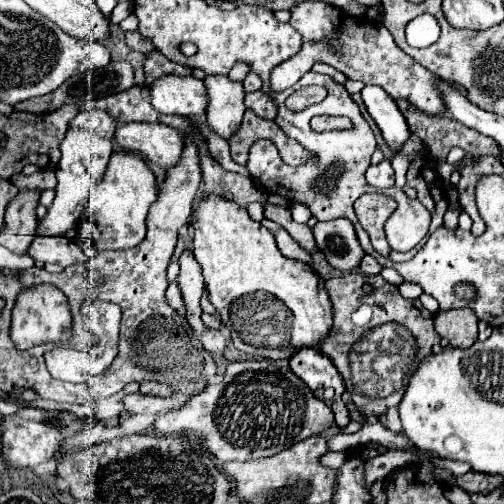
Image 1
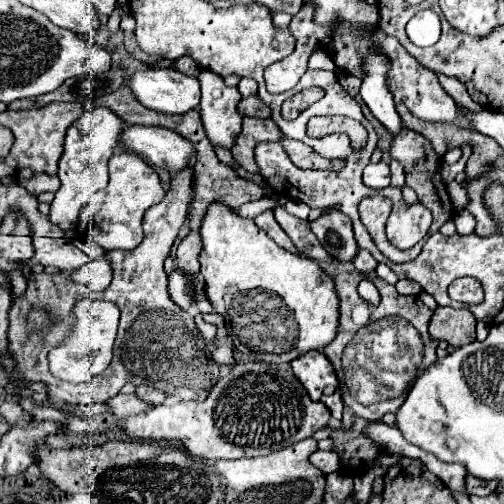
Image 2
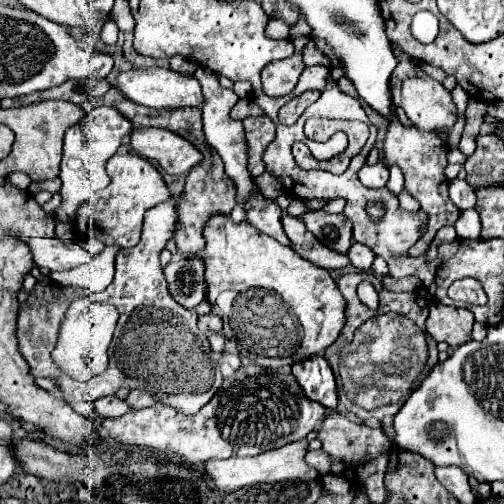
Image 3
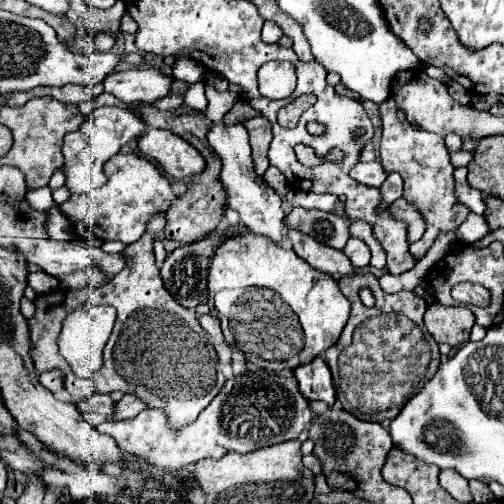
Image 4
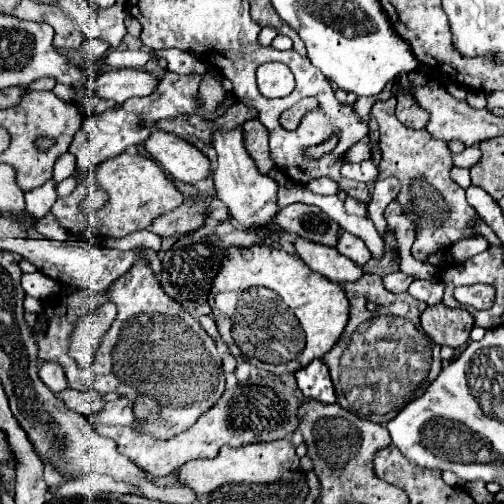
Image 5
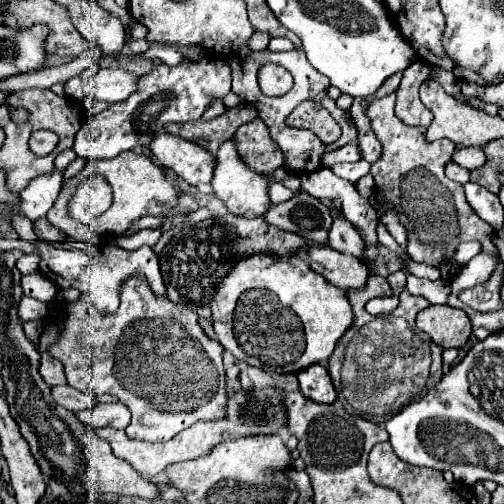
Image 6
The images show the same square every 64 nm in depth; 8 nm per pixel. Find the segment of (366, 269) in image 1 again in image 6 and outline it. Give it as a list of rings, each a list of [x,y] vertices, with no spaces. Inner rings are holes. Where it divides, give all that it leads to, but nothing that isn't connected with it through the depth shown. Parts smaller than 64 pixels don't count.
[[[344,218],[334,220],[332,230],[330,230],[330,246],[342,254],[350,254],[360,260],[362,260],[362,254],[366,248],[366,244],[360,238],[360,234],[356,232],[356,228],[350,222],[346,222]]]

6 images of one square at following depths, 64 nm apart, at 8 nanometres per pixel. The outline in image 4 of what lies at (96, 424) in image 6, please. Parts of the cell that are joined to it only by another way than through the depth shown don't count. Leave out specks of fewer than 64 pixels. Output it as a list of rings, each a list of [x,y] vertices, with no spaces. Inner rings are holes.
[[[124,394],[124,398],[118,404],[120,404],[120,412],[116,412],[116,416],[112,416],[114,420],[138,416],[138,412],[142,412],[146,408],[146,402],[142,398],[138,398],[136,394]]]

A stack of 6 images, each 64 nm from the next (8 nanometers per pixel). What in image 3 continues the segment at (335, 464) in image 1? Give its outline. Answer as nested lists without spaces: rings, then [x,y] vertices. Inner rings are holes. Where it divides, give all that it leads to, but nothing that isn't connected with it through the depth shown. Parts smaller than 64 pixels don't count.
[[[322,449],[309,451],[305,456],[305,461],[309,466],[316,468],[321,476],[331,471],[331,458]]]

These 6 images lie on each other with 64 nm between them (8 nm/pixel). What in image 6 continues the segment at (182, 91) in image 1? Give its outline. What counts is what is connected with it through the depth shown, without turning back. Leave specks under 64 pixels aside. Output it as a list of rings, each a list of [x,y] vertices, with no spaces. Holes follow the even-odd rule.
[[[122,68],[100,70],[96,76],[92,76],[90,82],[90,96],[94,100],[104,100],[112,104],[126,100],[136,90],[138,90],[138,76]]]

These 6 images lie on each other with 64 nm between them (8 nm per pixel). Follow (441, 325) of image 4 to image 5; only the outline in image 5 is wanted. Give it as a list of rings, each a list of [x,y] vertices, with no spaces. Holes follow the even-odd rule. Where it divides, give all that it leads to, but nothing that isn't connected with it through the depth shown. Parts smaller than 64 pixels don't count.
[[[444,304],[428,306],[420,316],[424,332],[440,346],[460,348],[470,338],[474,318],[464,308],[448,308]]]

